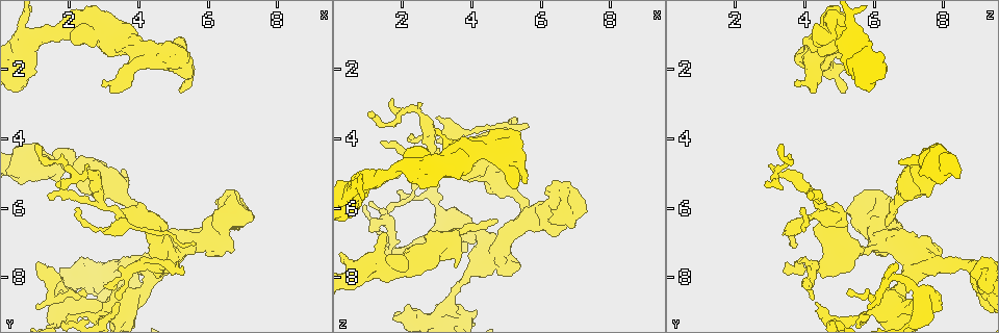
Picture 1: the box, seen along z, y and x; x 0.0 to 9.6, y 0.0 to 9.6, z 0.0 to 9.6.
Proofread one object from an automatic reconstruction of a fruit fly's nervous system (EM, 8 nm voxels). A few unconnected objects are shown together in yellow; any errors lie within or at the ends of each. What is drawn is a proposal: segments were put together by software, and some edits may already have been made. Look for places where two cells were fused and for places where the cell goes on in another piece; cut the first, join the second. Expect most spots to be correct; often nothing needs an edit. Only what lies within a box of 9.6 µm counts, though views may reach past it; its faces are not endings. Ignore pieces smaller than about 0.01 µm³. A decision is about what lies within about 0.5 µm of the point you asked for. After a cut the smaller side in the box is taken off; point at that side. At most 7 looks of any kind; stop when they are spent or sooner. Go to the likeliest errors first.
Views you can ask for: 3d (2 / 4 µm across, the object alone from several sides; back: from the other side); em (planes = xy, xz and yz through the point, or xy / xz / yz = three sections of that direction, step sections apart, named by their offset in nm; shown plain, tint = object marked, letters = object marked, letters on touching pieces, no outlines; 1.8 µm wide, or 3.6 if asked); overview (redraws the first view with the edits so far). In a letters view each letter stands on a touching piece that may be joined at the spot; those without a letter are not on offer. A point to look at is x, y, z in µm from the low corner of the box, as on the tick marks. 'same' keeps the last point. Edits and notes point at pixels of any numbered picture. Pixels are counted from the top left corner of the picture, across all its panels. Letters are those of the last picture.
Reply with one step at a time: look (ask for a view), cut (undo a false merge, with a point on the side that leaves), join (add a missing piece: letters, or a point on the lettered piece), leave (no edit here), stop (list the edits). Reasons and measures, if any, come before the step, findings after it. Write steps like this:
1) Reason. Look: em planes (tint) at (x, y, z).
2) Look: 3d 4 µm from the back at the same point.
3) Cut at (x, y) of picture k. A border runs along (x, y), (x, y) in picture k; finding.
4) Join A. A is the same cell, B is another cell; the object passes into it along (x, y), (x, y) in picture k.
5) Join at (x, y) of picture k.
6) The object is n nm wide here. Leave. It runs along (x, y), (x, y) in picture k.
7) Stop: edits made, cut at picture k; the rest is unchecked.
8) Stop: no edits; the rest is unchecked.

Free end. Look: 3d 4 µm at (2.90, 2.35, 3.75).

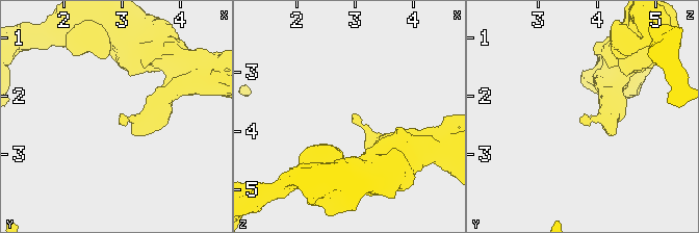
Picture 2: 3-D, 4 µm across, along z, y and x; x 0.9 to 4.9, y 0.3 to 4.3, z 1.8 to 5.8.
Need the tissue. Look: em 3.6 µm planes (letters) at (2.90, 2.30, 3.75).

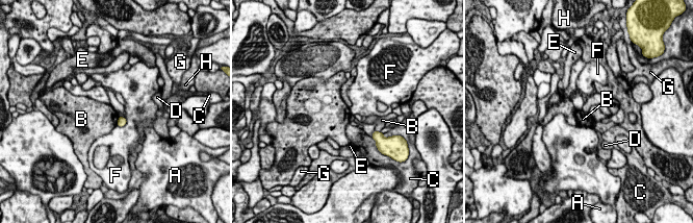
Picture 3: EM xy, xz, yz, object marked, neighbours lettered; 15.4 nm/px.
Leave. A, B, C, D, E, F, G and H are other cells; a border runs along (119, 117), (116, 124) in picture 3; none of them fits.

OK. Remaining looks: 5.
Three arms meet. Look: 3d 2 µm at (4.05, 7.70, 4.30).

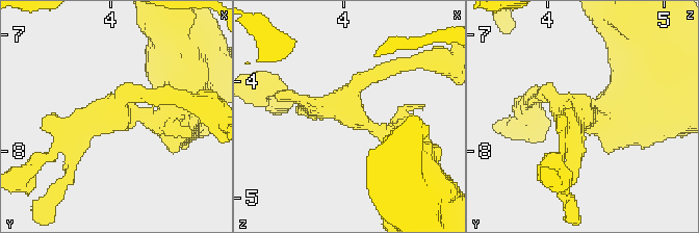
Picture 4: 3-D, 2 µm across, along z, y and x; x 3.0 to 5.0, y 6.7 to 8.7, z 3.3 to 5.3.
Need the tissue. Look: em yz step 4 (tint) at (4.04, 7.66, 4.26).

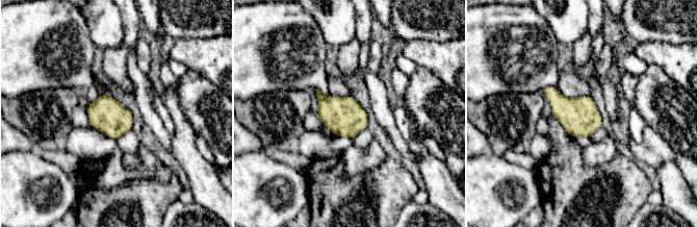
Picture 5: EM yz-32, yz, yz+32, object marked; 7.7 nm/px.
Look: em xz step 8 (letters) at the same point.

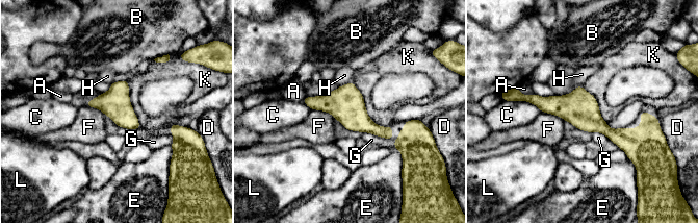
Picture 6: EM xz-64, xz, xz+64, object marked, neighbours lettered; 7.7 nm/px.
The object is 220 nm wide here. Leave. A, B, C, D, E, F, G, H, K and L are other cells; a border runs along (311, 109), (328, 112), (335, 119) in picture 6; all the same cell.

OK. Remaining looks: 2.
Free end. Look: em 3.6 µm planes (tint) at (1.50, 5.70, 4.25).

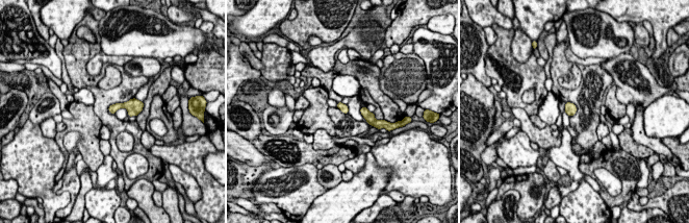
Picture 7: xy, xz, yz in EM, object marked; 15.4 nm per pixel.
Look: em 3.6 µm planes (letters) at the same point.

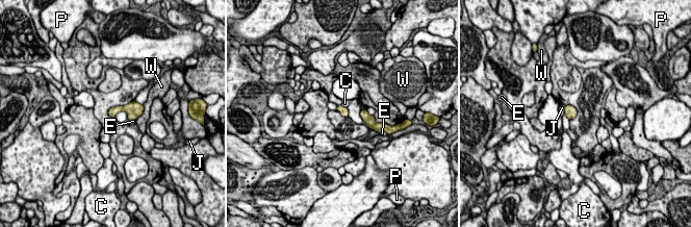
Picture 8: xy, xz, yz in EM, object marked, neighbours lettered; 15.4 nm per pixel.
The longest contact is with W, 260 nm. Leave. C, E, J, P and W are other cells; no lettered piece goes on from it.

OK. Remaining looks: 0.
Stop: no edits; the rest is unchecked.

